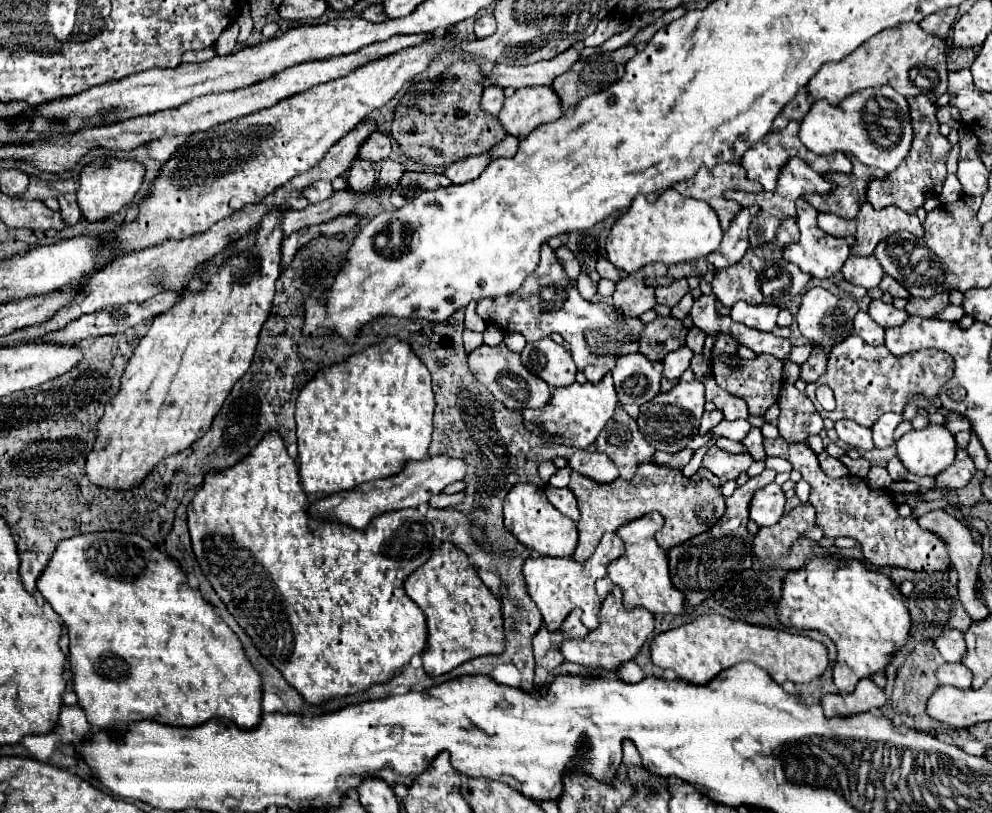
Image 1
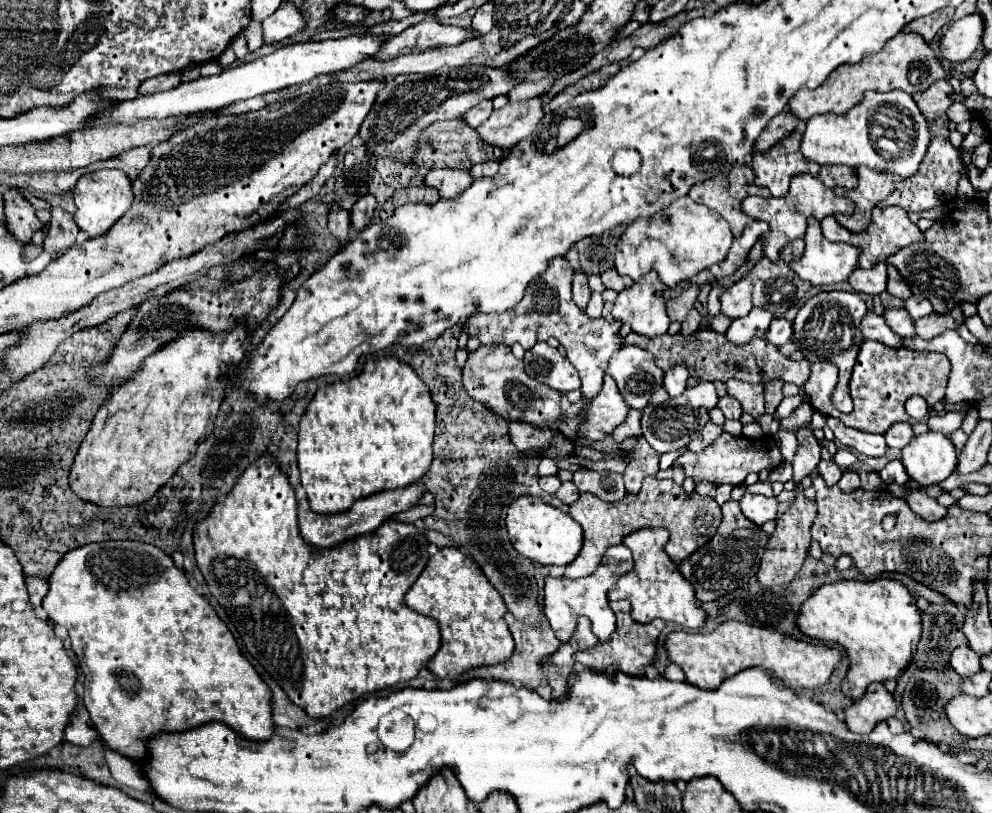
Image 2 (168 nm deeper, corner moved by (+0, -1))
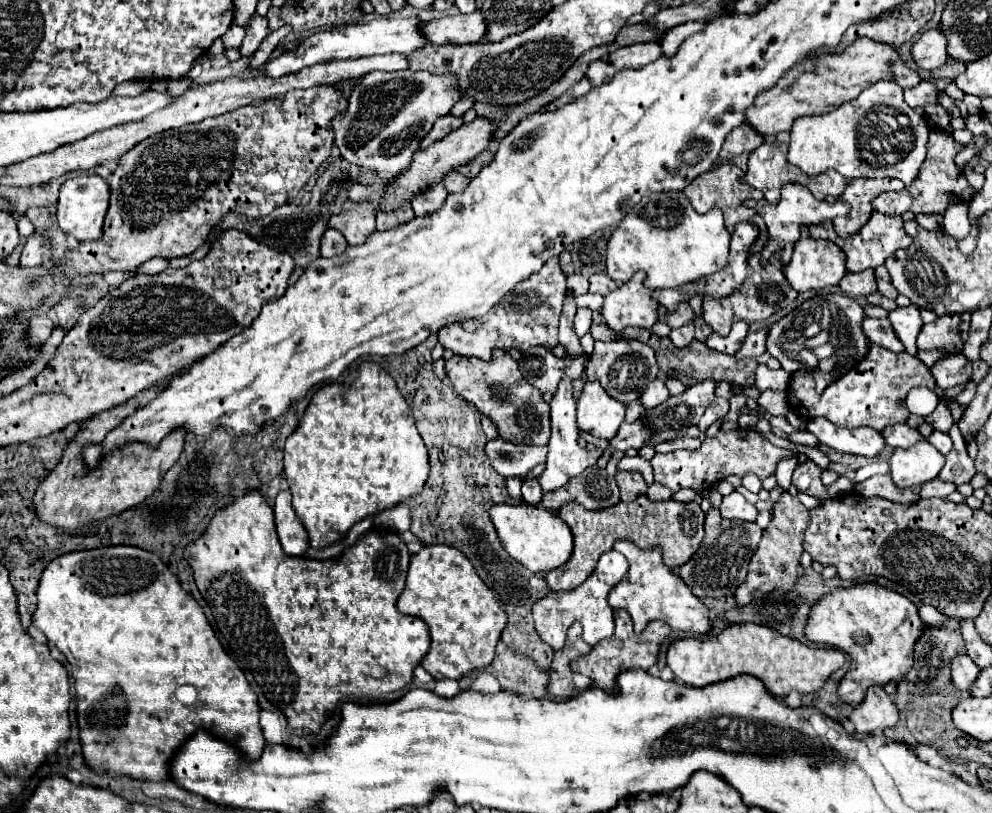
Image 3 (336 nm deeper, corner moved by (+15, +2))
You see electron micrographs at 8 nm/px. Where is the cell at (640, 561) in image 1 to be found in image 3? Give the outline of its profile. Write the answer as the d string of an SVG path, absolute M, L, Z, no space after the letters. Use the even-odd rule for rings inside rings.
M617 540L615 550L627 558L629 574L625 580L621 580L621 584L613 588L613 592L609 594L609 604L615 610L623 608L631 614L635 632L643 632L651 620L663 620L673 630L681 630L681 632L691 632L691 634L711 632L713 626L709 620L709 608L697 596L693 596L691 588L677 576L677 572L669 570L663 564L663 556L659 548L641 550L629 540ZM657 552L659 552L659 558L657 558Z

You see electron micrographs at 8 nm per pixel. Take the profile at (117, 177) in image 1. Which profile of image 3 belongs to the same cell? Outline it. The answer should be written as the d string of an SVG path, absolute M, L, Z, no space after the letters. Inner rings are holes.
M79 176L71 178L61 186L59 202L57 202L57 222L59 228L77 238L79 242L85 240L99 240L103 236L103 218L109 208L109 186L101 176Z

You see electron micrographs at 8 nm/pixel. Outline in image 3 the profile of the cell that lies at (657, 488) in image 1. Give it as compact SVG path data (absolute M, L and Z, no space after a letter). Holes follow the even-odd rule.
M639 496L633 502L619 502L617 506L607 510L585 510L581 508L581 504L571 502L561 508L559 516L575 536L575 550L565 566L551 570L545 576L553 592L565 592L581 586L593 574L599 556L603 552L609 552L617 540L631 540L633 544L639 544L639 548L643 550L659 546L663 550L665 566L675 570L681 564L689 562L693 552L697 552L703 540L703 520L705 520L705 514L697 502L687 504L675 500L651 502L647 496Z

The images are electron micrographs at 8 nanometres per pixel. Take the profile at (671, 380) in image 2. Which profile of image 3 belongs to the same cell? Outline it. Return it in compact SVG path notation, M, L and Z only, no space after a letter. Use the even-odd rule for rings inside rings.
M657 378L657 380L653 380L651 384L649 384L649 388L641 394L641 406L645 408L645 410L649 410L649 408L655 408L655 406L659 406L661 402L665 402L669 398L669 392L667 392L667 388L665 388L665 384L663 384L663 380L661 378Z

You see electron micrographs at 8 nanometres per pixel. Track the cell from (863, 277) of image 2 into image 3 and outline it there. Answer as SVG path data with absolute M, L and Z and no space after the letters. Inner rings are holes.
M865 270L865 272L859 272L859 274L851 274L849 272L839 282L839 288L847 296L869 296L869 294L877 292L875 274L873 274L873 270Z

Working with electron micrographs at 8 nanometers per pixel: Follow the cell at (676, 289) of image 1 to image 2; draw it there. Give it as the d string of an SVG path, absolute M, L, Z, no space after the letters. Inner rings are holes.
M690 285L690 287L686 287L686 289L682 291L680 297L668 299L668 301L666 301L666 311L668 311L670 321L682 323L684 317L686 317L686 313L692 309L696 297L698 297L698 287L696 287L696 285Z

